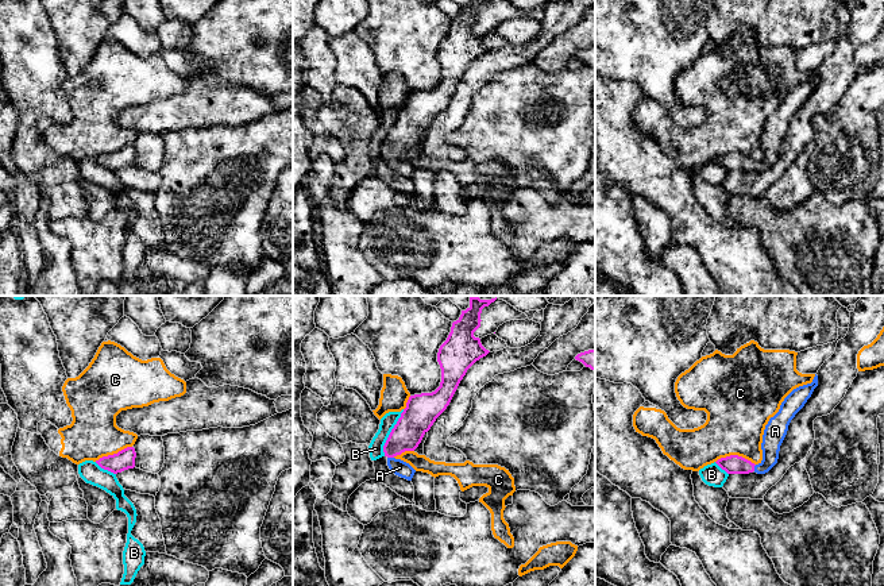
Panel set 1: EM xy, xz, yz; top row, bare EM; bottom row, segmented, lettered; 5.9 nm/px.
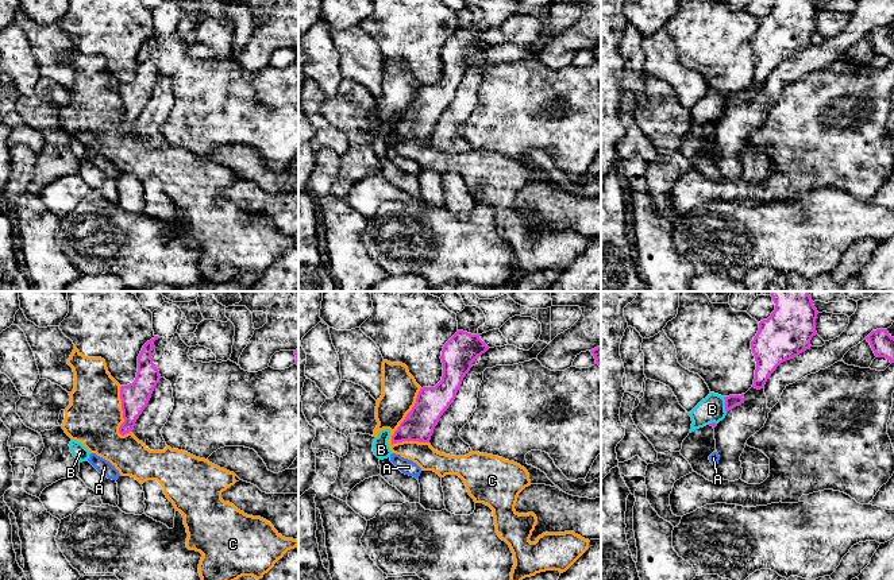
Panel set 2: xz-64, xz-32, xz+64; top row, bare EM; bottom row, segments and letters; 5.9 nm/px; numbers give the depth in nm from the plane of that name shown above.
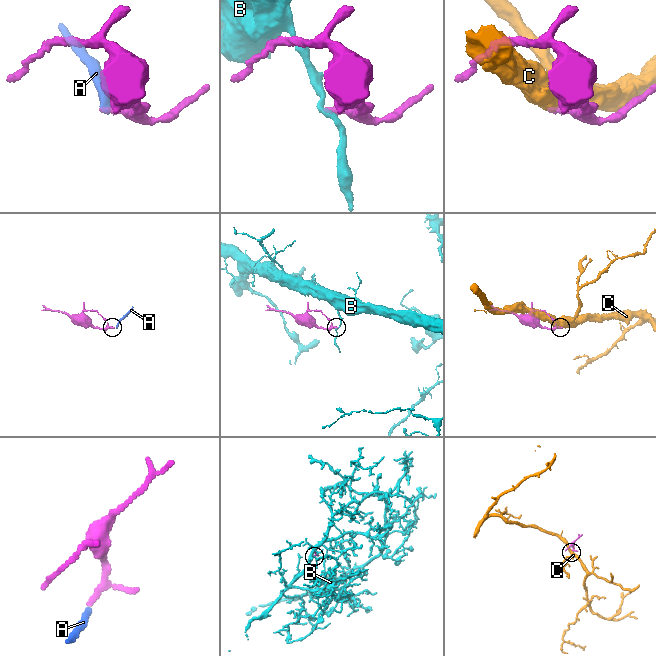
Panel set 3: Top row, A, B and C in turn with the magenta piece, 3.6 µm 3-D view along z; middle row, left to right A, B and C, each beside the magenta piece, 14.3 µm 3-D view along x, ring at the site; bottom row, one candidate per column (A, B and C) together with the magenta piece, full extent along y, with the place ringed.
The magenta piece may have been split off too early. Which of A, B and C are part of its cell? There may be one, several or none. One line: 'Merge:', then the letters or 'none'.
Merge: A

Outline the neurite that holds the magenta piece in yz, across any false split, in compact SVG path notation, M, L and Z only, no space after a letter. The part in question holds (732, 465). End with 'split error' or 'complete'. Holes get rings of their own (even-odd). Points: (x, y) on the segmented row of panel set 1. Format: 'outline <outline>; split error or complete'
outline M815 374L811 383L794 389L784 398L779 412L765 425L761 443L763 460L758 464L738 455L721 458L715 463L727 474L768 473L777 463L780 446L787 435L791 420L804 406L817 386L818 375Z; split error

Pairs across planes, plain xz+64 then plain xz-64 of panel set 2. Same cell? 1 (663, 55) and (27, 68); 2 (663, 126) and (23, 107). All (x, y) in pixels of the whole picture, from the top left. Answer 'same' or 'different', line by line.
1: different
2: same

